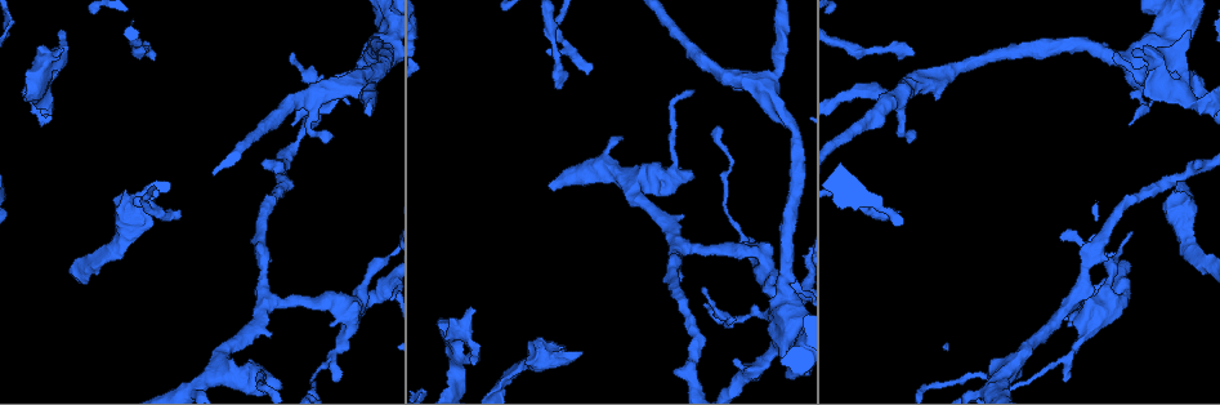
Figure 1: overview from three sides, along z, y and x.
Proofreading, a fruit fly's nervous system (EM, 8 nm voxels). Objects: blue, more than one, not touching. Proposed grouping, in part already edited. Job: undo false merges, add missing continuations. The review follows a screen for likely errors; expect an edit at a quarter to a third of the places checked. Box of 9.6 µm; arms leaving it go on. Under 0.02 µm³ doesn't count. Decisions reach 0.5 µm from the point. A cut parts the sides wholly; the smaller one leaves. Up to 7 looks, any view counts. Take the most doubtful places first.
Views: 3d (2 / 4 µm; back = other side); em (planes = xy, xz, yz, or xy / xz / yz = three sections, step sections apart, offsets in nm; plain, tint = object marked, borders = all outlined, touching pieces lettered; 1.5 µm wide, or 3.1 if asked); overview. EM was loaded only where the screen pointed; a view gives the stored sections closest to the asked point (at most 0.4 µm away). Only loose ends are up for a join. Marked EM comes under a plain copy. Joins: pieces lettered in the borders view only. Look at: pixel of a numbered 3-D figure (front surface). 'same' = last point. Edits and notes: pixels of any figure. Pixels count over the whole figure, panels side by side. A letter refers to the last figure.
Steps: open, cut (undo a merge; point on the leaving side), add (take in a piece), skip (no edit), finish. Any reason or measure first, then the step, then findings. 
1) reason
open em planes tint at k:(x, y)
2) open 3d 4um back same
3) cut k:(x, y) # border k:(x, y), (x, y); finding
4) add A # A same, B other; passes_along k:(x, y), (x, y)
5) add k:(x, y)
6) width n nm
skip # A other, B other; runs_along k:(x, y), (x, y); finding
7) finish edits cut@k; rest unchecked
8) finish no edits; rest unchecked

free end
open em yz step 8 tint at 1:(1139, 50)

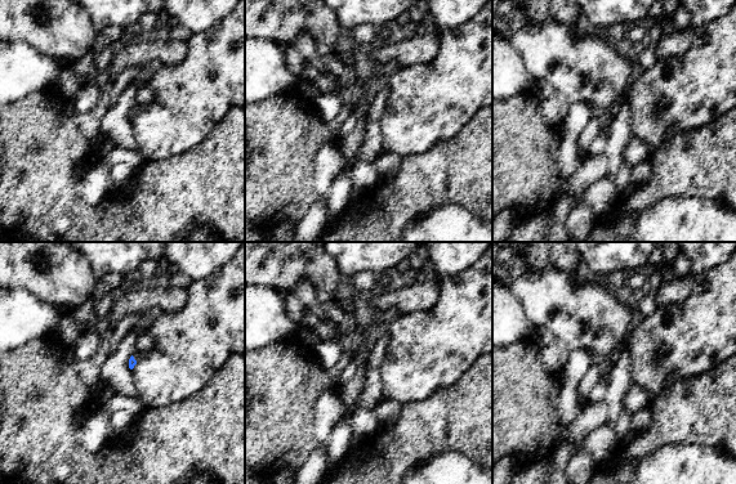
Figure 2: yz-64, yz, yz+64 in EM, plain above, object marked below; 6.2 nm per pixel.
cut it another way
open em planes borders same

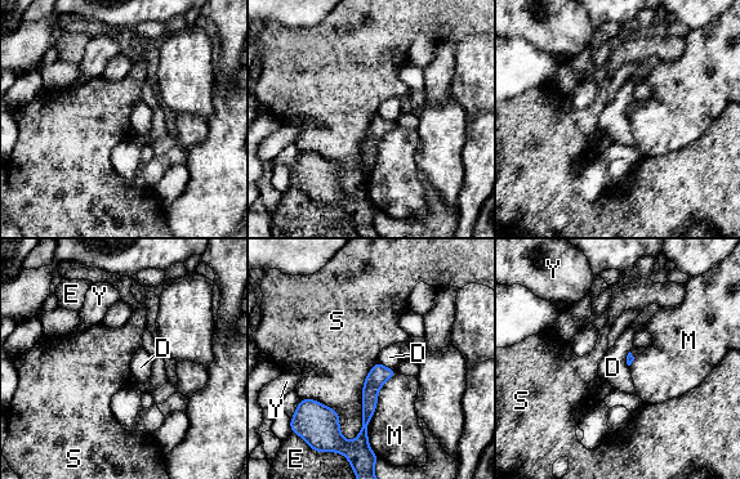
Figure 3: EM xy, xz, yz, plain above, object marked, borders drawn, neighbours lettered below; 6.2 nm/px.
skip # D other, E other, M other, S other, Y other; border 3:(375, 361), (348, 442); no lettered piece goes on from it

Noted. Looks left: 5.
open em 3.1um planes borders at 1:(333, 378)

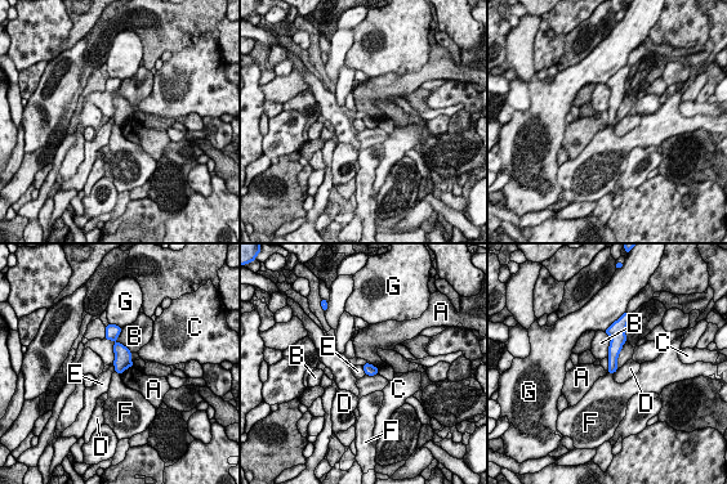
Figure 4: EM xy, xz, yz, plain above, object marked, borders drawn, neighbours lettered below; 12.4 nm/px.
skip # A other, B other, C other, D other, E other, F other, G other; border 4:(625, 340), (615, 370); none of them fits

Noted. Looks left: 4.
finish no edits; rest unchecked

